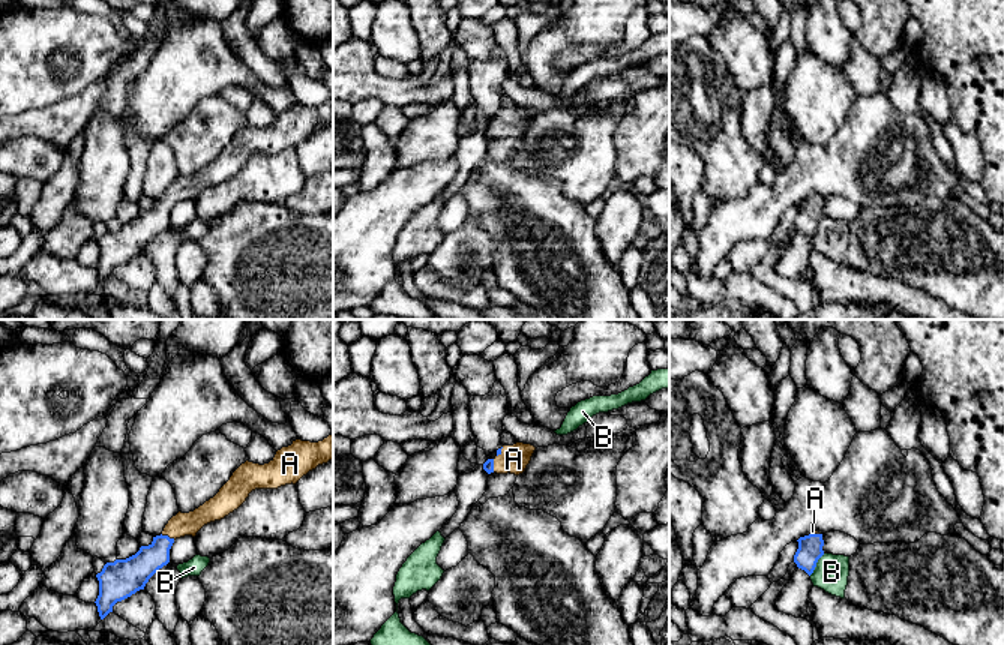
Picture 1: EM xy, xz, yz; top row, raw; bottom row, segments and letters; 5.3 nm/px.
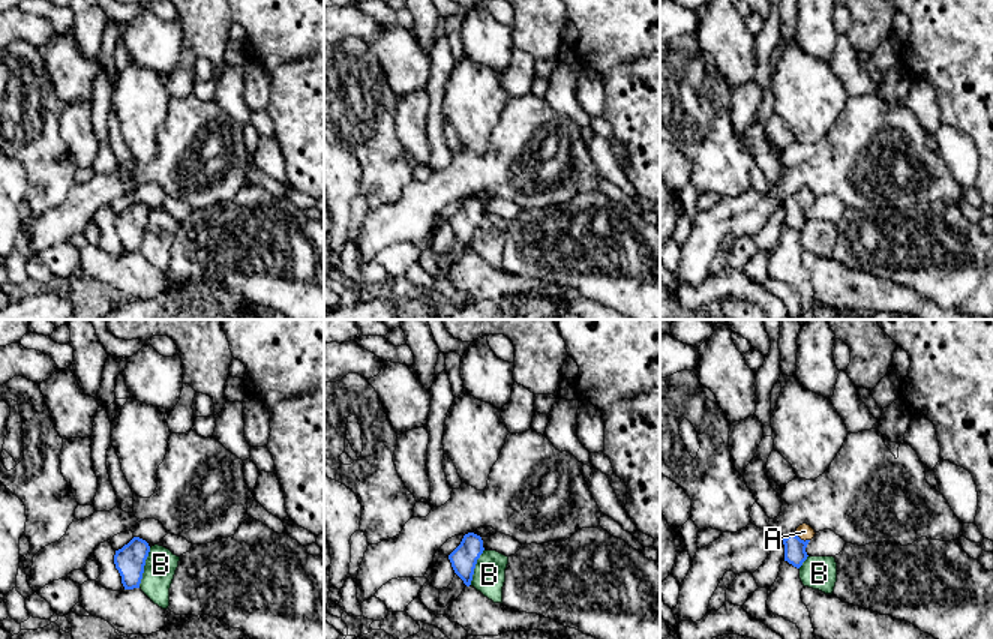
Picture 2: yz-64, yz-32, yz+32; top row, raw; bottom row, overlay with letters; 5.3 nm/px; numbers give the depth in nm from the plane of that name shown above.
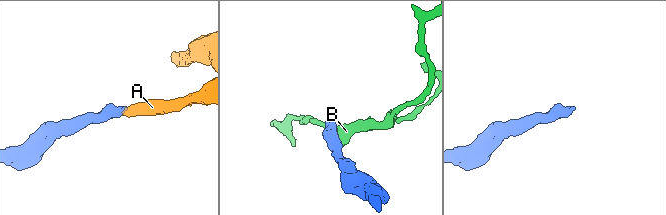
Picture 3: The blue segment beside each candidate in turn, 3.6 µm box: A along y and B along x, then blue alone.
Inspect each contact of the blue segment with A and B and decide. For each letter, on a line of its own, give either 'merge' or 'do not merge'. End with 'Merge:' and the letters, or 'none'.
A: merge
B: do not merge
Merge: A

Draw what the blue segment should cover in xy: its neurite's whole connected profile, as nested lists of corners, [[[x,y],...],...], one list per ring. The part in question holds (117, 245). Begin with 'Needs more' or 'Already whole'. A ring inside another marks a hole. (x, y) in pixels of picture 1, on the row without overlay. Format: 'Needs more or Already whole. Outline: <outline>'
Needs more. Outline: [[[333,98],[318,106],[296,104],[291,110],[278,114],[275,122],[264,129],[249,124],[242,128],[213,162],[194,176],[179,176],[149,210],[141,210],[126,224],[116,224],[104,230],[96,238],[99,260],[95,266],[101,284],[113,276],[117,266],[144,254],[149,243],[170,226],[170,213],[176,202],[195,201],[204,189],[221,184],[237,174],[252,154],[296,148],[309,135],[332,123]]]

